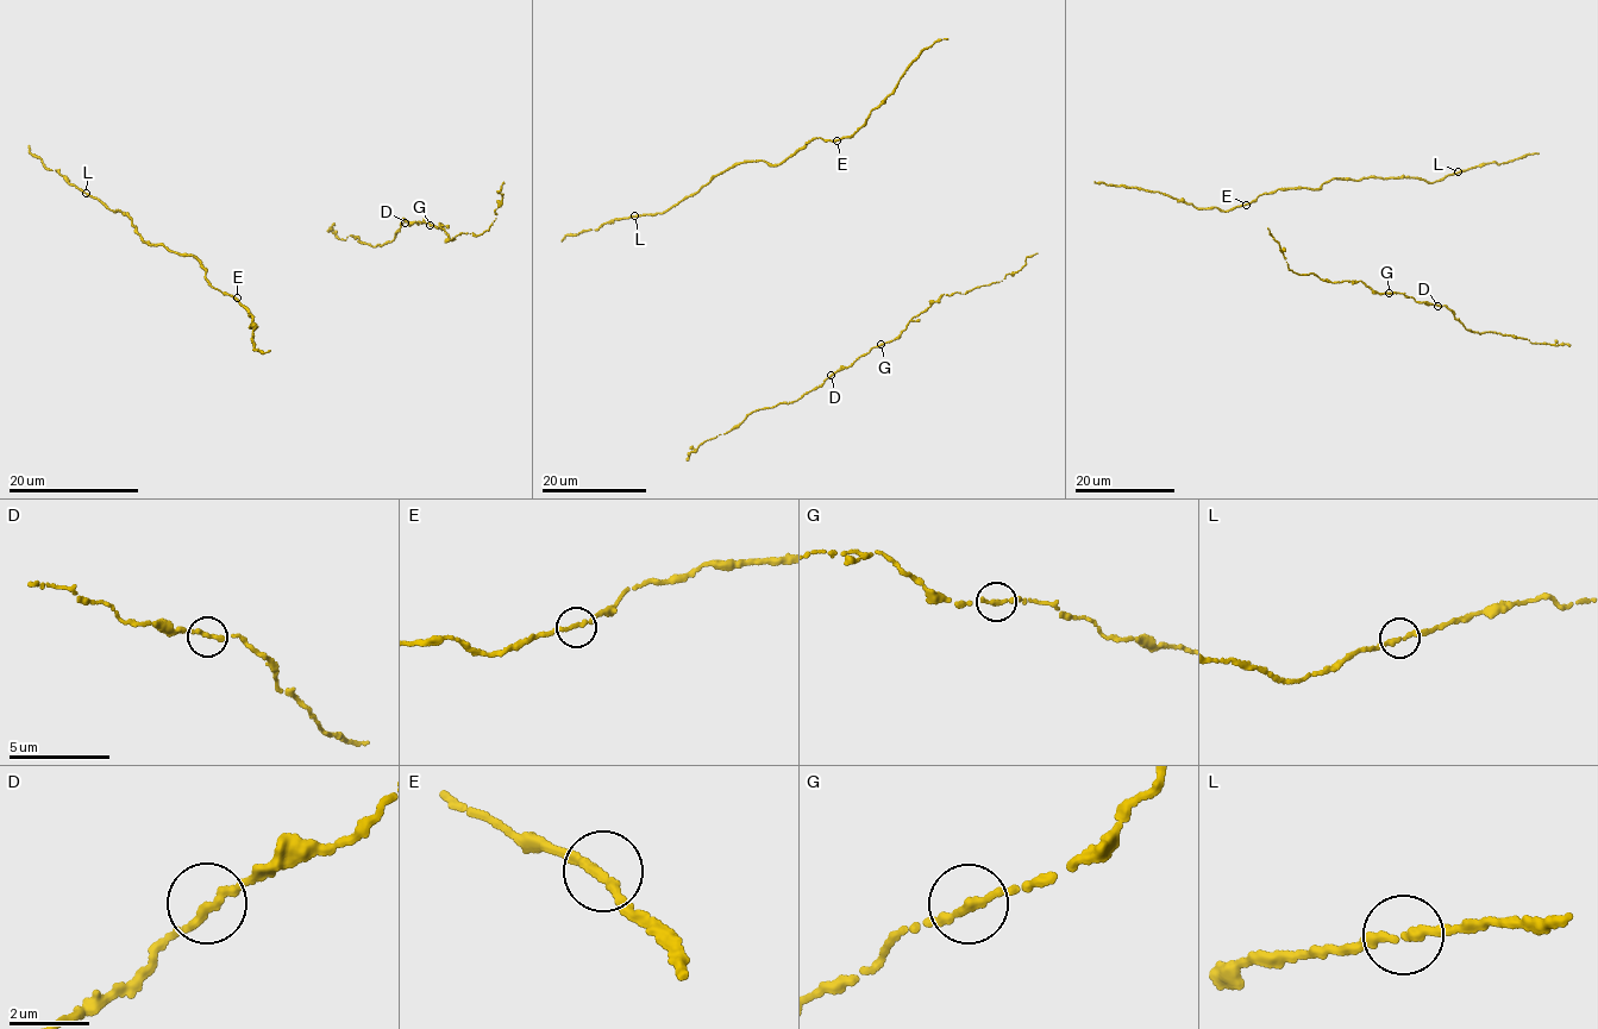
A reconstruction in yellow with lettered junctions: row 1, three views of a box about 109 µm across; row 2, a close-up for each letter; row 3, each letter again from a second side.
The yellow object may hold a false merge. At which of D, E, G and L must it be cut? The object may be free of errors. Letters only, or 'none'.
none

